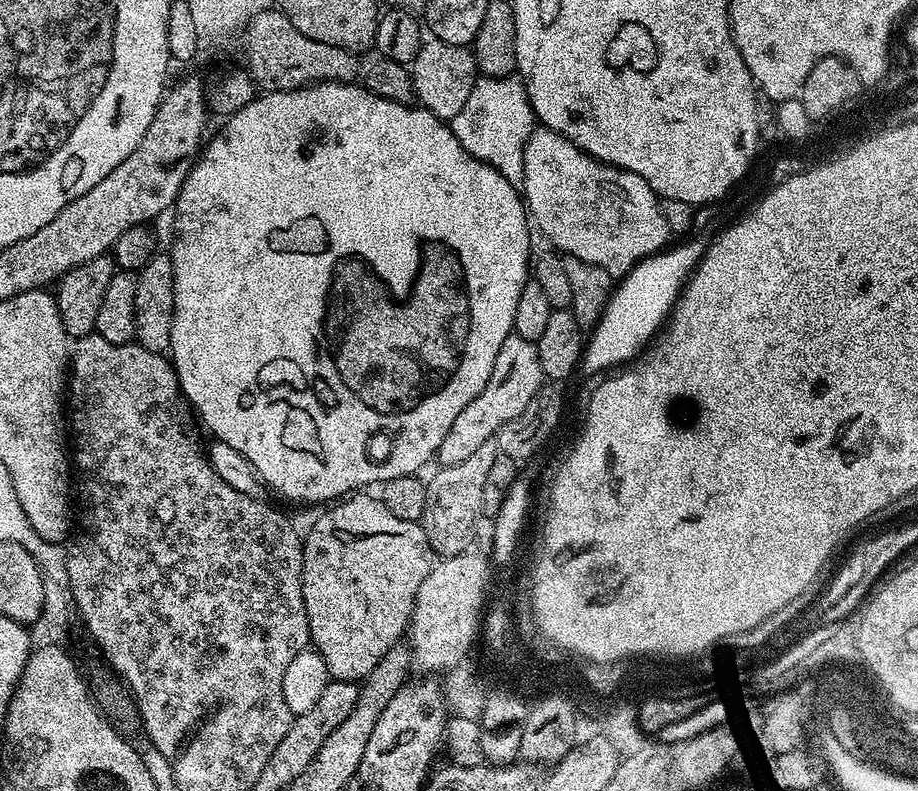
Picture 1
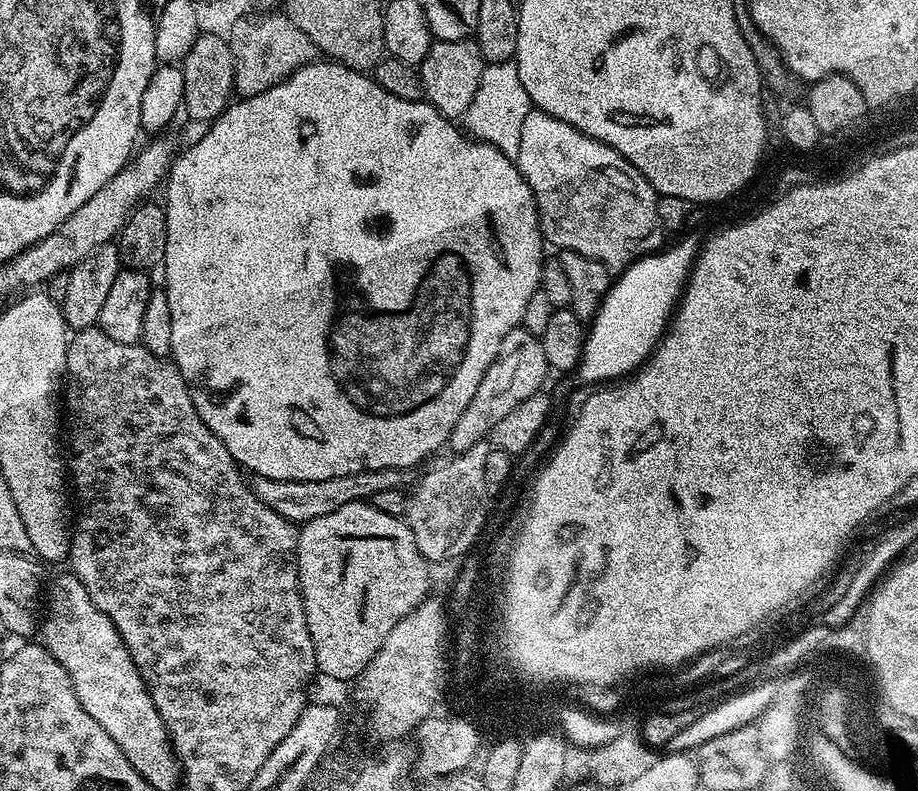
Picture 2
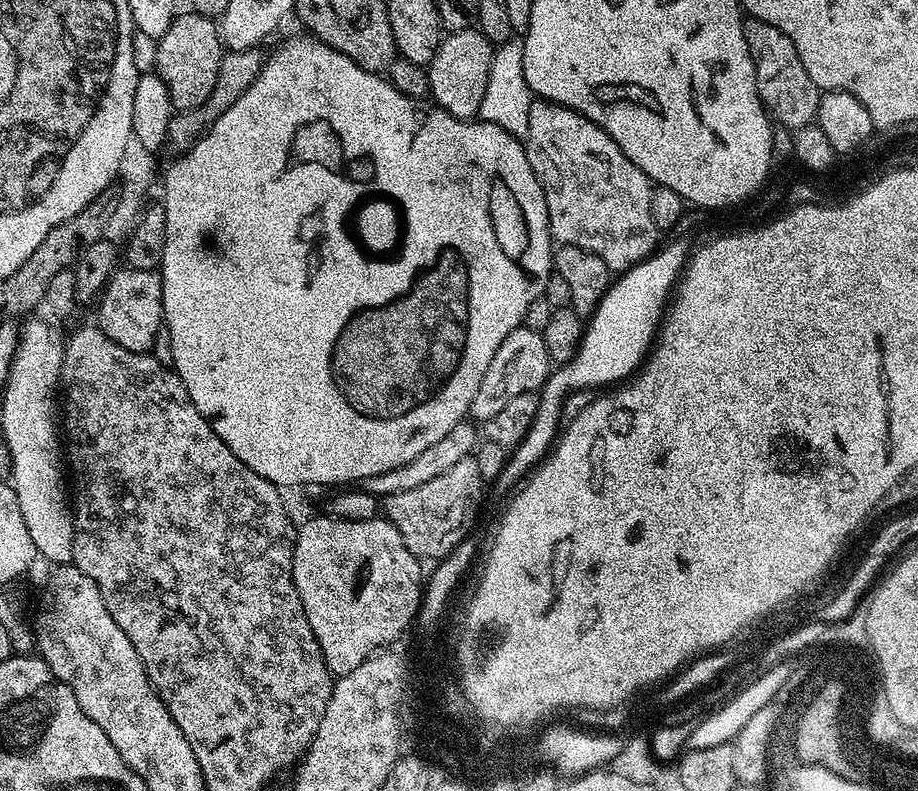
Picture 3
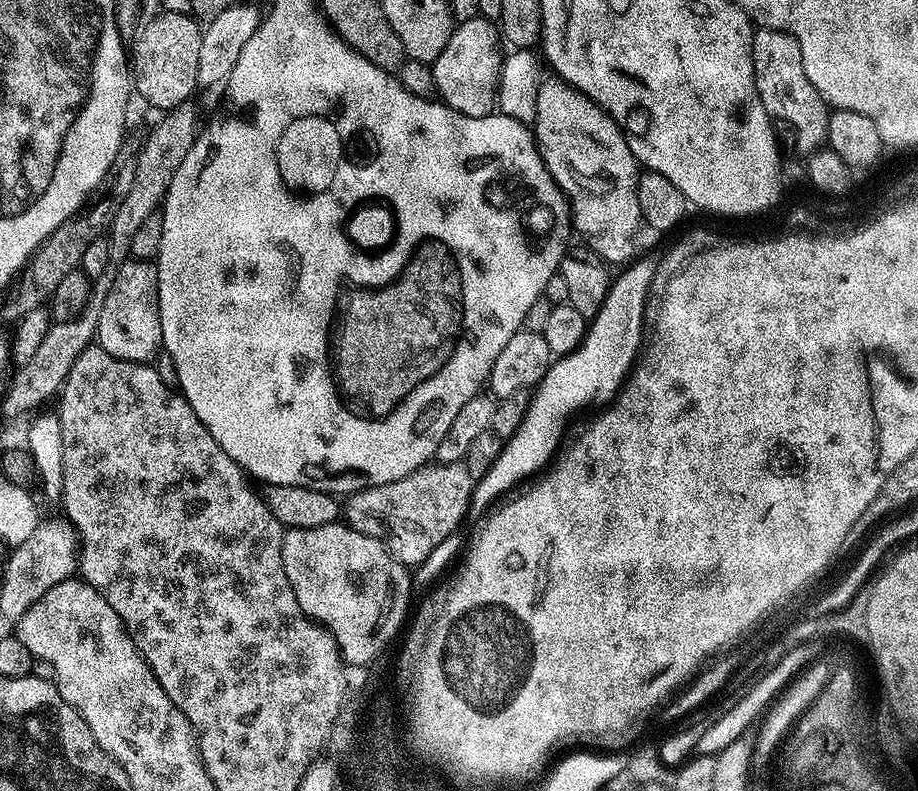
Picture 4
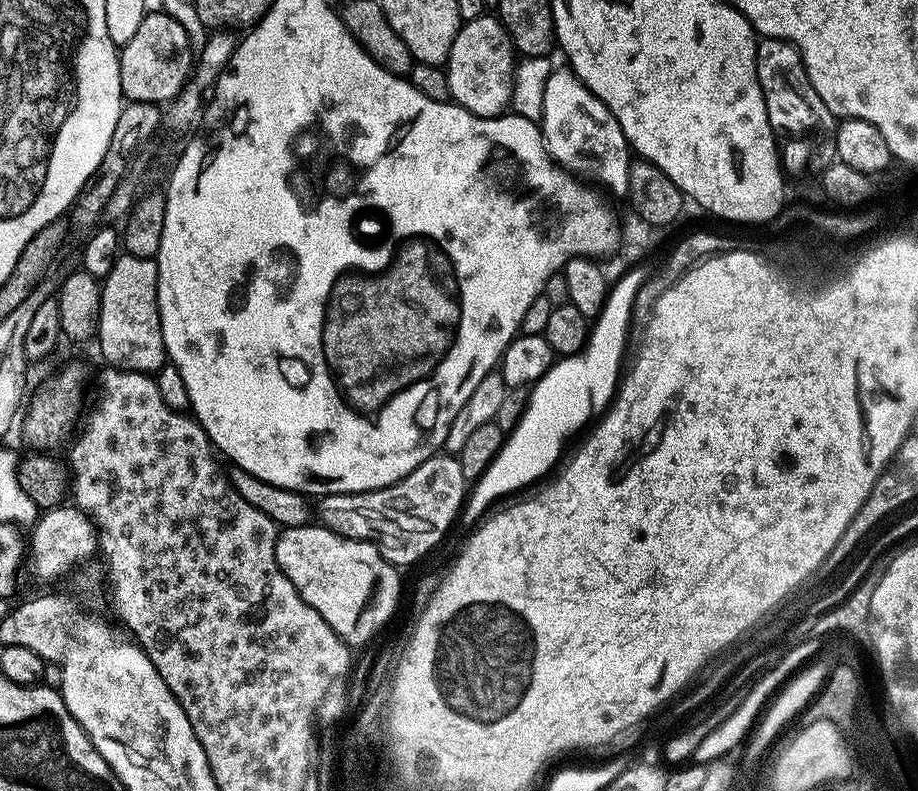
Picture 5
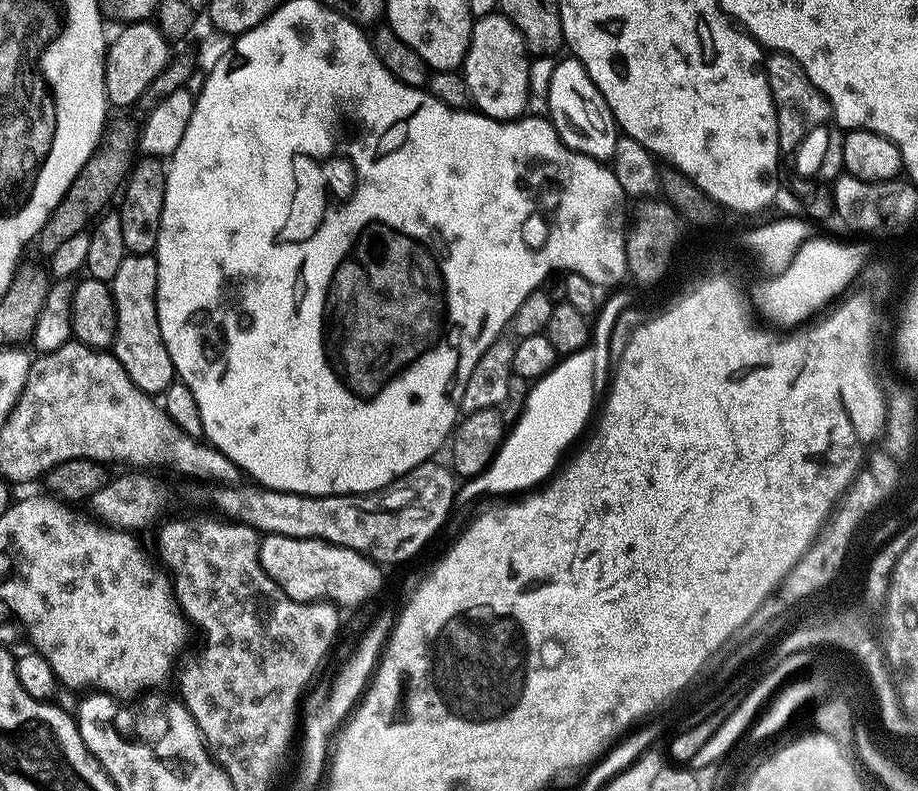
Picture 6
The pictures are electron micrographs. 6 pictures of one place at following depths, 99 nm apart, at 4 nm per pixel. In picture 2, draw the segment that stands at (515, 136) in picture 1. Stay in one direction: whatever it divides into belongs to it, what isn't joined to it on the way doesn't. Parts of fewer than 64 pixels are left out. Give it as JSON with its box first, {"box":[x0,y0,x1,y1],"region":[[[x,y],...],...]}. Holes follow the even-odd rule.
{"box":[462,60,533,158],"region":[[[512,60],[497,64],[485,63],[478,90],[464,111],[462,128],[471,139],[481,140],[483,144],[494,146],[502,150],[502,154],[514,158],[522,142],[522,121],[533,107],[530,94],[526,94],[526,86],[522,86],[522,78],[518,78],[518,66]]]}

